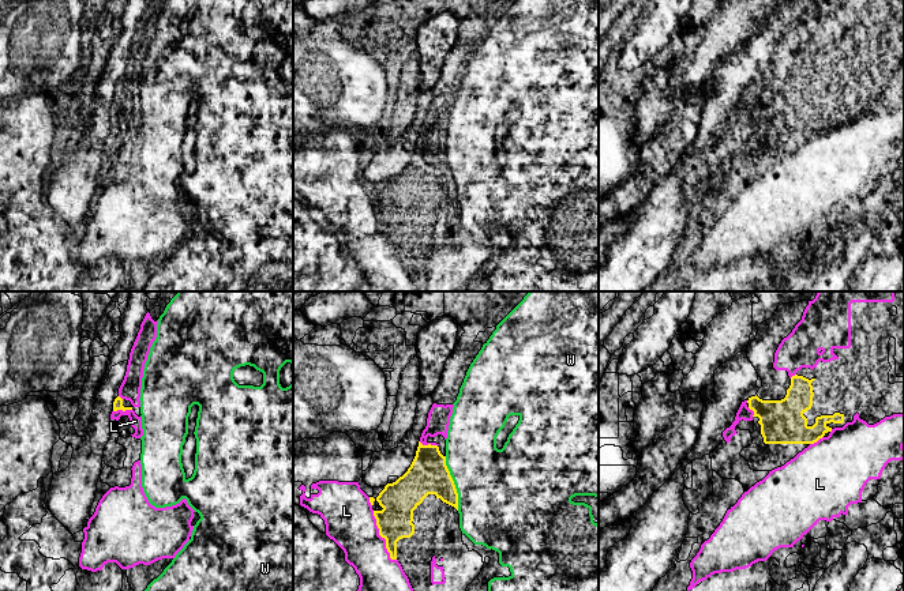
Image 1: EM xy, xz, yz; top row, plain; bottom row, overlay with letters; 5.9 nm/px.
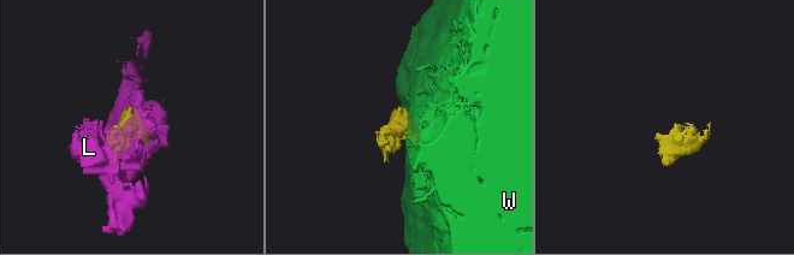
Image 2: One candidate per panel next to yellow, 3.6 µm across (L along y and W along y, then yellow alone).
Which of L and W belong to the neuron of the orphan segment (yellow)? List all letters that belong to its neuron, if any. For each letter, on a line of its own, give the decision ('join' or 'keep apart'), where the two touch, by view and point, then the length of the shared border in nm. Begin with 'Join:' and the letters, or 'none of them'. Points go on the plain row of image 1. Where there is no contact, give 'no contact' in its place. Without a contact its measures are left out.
Join: none of them
L: keep apart; meets yellow in xz at (382, 232); contact 320 nm long
W: keep apart; meets yellow in xz at (453, 179); contact 340 nm long

